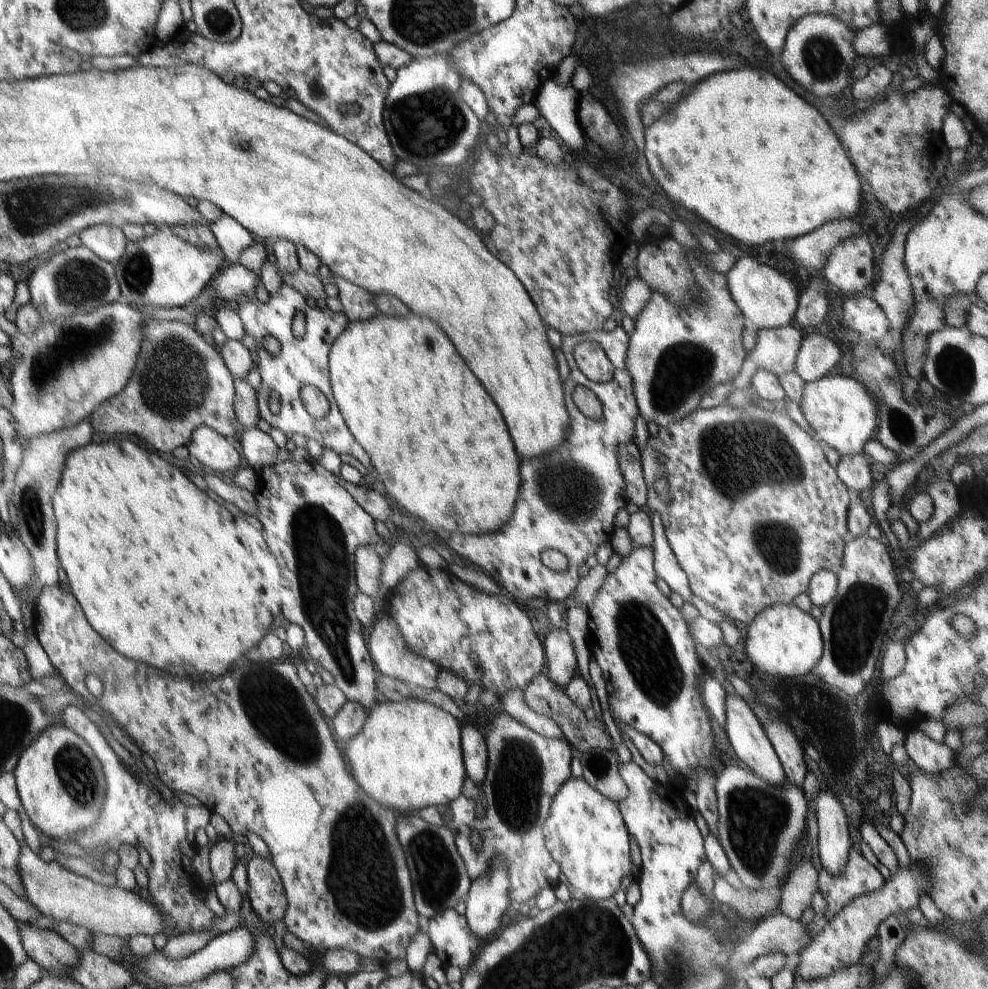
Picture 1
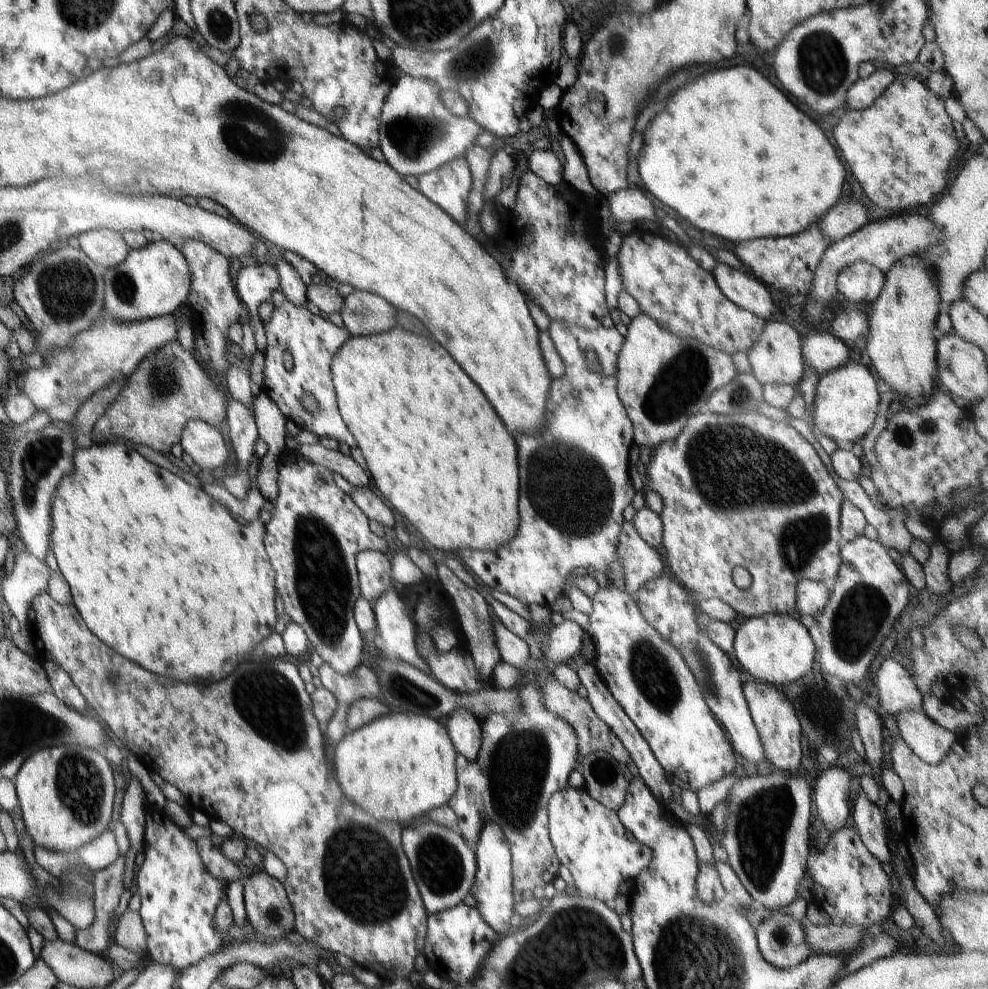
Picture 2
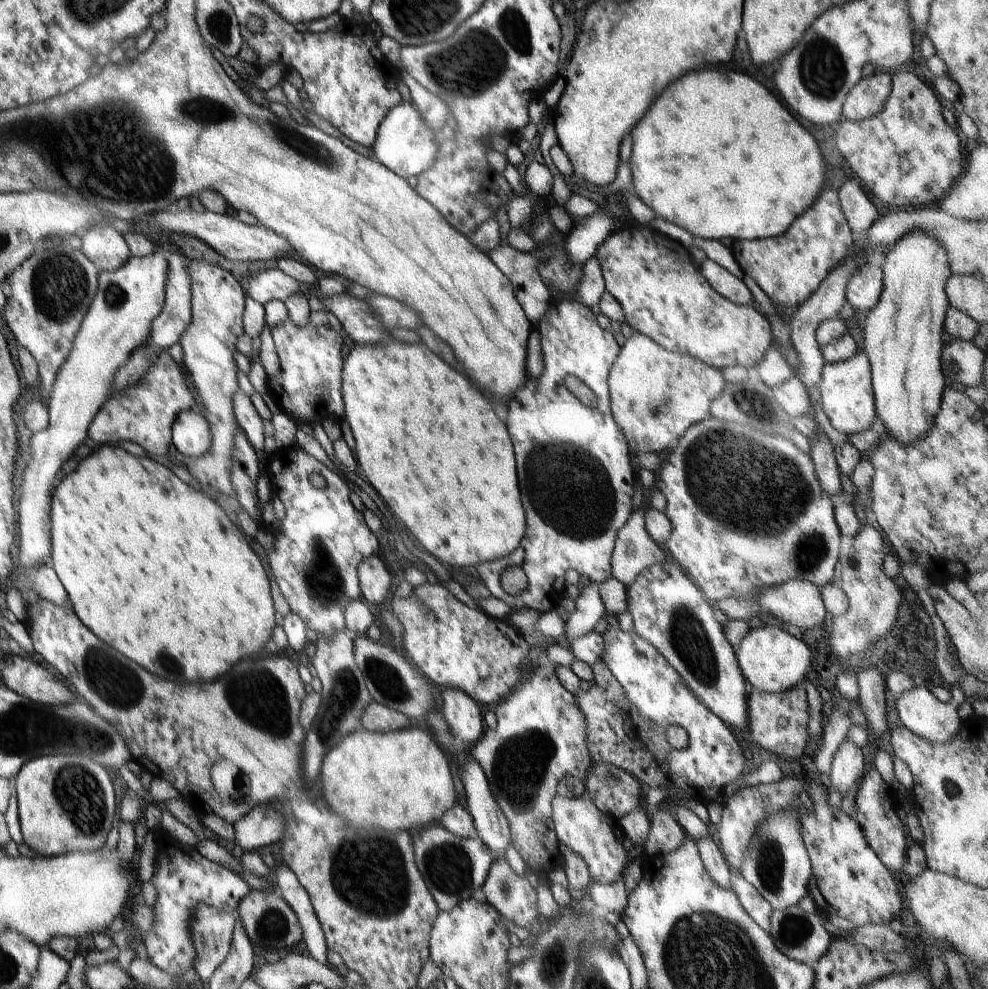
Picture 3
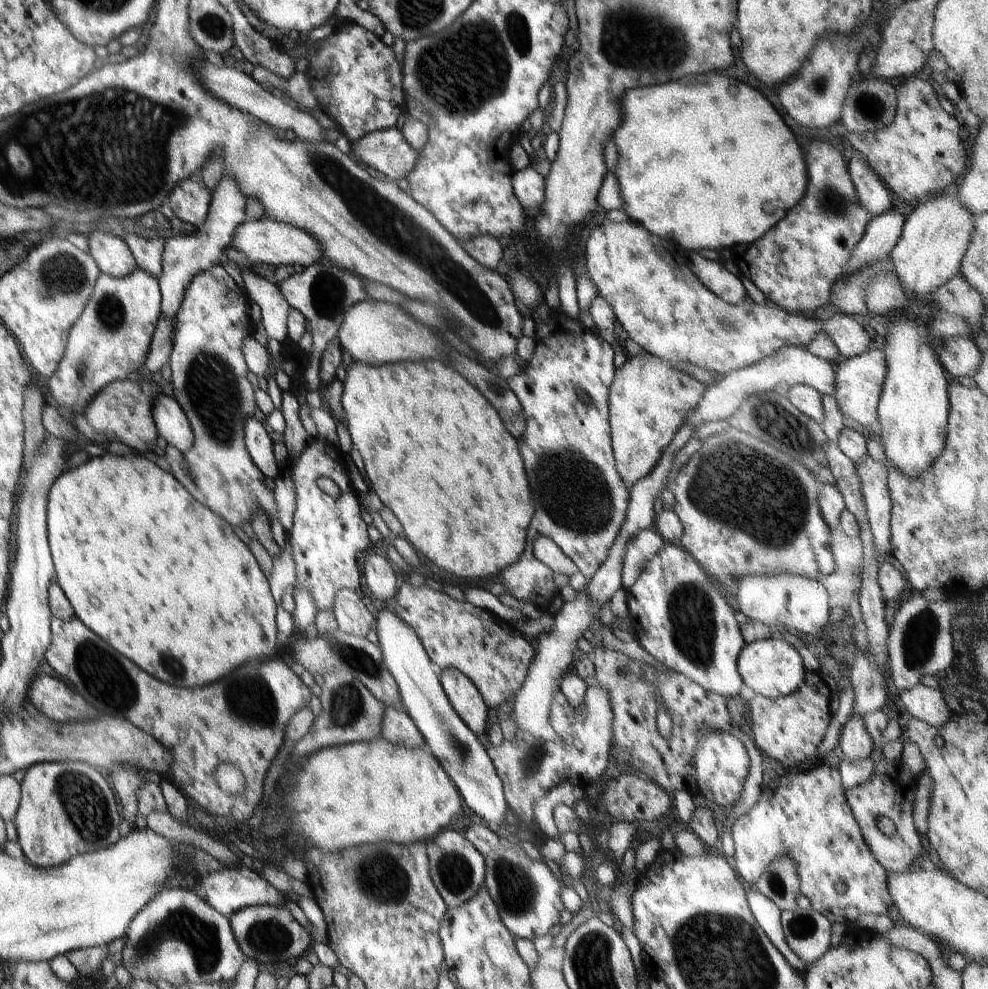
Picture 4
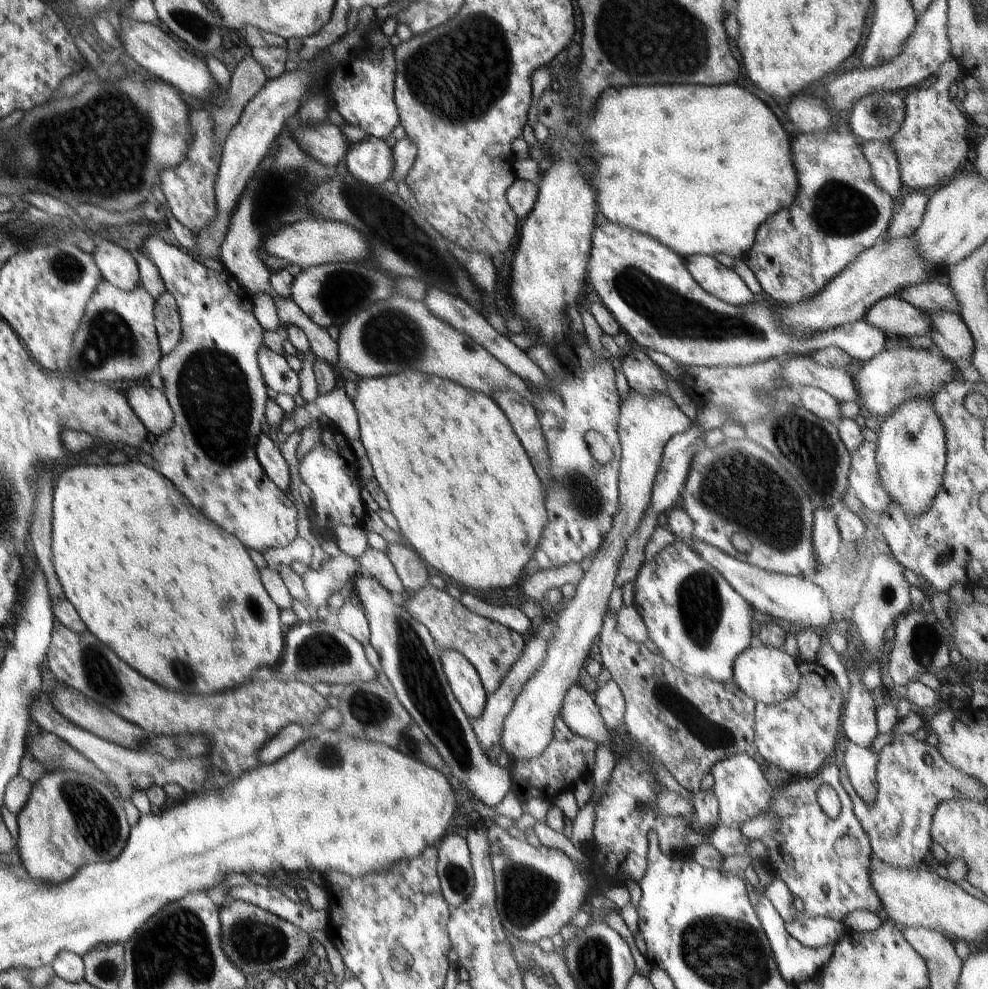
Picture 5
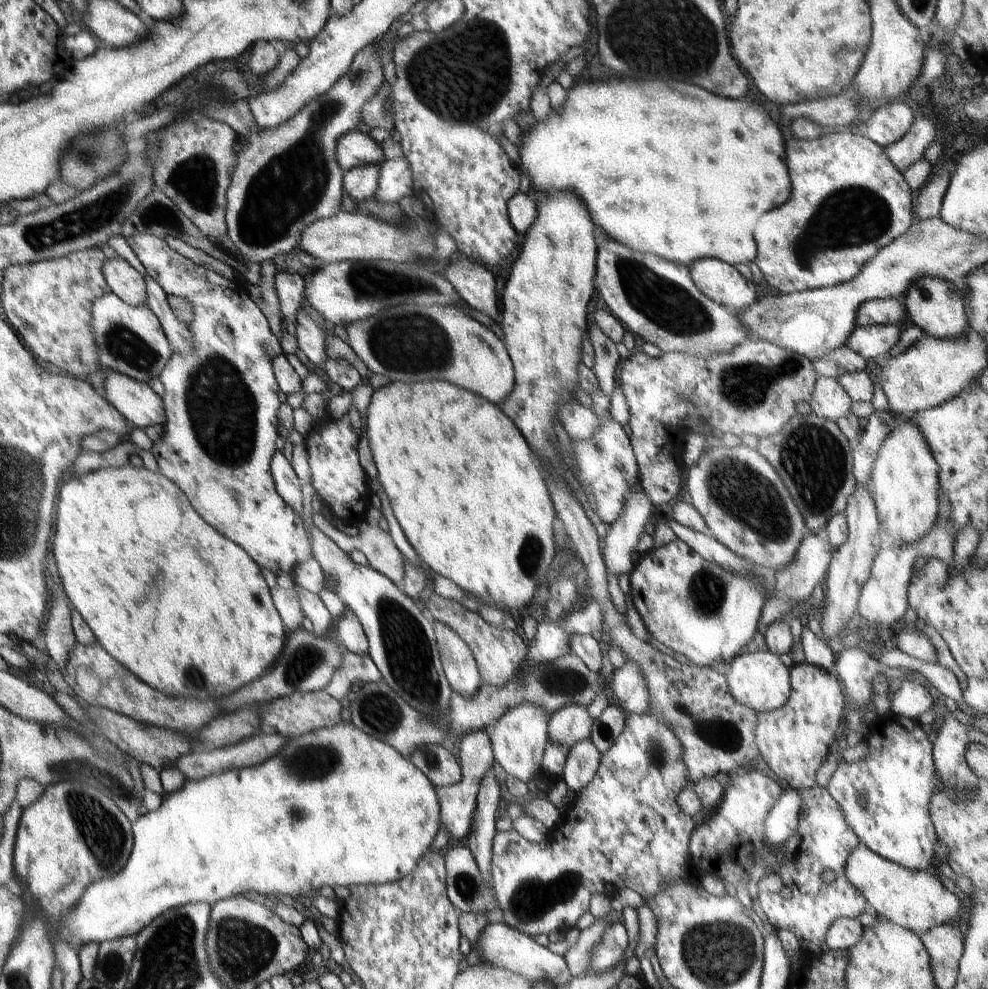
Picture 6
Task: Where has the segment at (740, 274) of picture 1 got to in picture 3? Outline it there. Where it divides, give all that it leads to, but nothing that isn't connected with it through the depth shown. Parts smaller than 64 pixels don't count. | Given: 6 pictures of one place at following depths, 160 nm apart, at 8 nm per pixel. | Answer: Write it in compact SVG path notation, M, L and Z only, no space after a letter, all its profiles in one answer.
M706 259L698 264L699 271L708 281L708 284L724 298L737 305L750 305L752 302L751 290L743 280L736 278L723 266L713 260Z

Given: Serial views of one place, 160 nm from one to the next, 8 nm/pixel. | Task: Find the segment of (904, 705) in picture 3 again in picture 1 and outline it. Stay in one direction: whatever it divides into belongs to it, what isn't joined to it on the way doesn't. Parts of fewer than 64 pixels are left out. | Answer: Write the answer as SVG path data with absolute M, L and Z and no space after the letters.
M920 730L910 731L901 742L907 755L921 771L936 773L956 763L955 752L945 743L932 740Z

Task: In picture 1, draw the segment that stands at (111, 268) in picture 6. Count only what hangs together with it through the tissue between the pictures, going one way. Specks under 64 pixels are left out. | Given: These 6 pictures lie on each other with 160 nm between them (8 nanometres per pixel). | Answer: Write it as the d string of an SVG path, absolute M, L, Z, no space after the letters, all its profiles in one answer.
M94 225L77 234L82 244L102 260L114 264L124 254L127 238L114 225Z

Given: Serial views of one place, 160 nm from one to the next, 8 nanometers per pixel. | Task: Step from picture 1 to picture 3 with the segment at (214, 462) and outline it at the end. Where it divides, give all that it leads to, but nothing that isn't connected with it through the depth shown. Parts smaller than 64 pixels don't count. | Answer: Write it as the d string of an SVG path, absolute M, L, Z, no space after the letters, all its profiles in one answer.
M193 409L179 412L171 426L171 443L187 457L210 451L211 438L208 421Z

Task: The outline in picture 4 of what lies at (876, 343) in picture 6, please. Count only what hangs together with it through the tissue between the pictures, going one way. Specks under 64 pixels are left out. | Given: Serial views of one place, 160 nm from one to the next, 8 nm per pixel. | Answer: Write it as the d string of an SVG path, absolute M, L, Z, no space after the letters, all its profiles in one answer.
M608 215L598 226L590 230L590 236L584 246L584 262L590 279L602 298L608 302L615 312L616 318L622 324L629 338L642 346L646 353L656 355L669 363L678 365L690 362L700 366L702 370L727 375L730 371L747 366L754 366L764 357L774 354L782 347L790 345L804 349L813 337L820 332L826 332L835 342L845 358L855 357L870 350L870 335L855 319L844 313L836 312L831 318L824 320L808 319L808 316L796 315L774 304L758 304L746 297L739 305L731 305L709 291L694 275L686 282L686 274L680 268L672 252L668 252L662 244L662 239L648 232L640 223L634 221L616 222Z

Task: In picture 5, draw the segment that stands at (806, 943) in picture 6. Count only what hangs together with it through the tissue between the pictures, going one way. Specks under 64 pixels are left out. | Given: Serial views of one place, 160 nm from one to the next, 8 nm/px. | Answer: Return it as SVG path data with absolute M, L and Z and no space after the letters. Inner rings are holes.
M827 761L811 777L792 778L792 781L774 793L768 808L768 813L779 820L779 827L761 838L768 850L768 867L787 884L794 896L802 900L802 912L806 916L842 922L854 911L876 913L881 902L869 879L873 850L855 817L852 801L840 784L839 767ZM822 784L832 786L840 799L841 811L835 820L830 819L816 801L816 791Z

